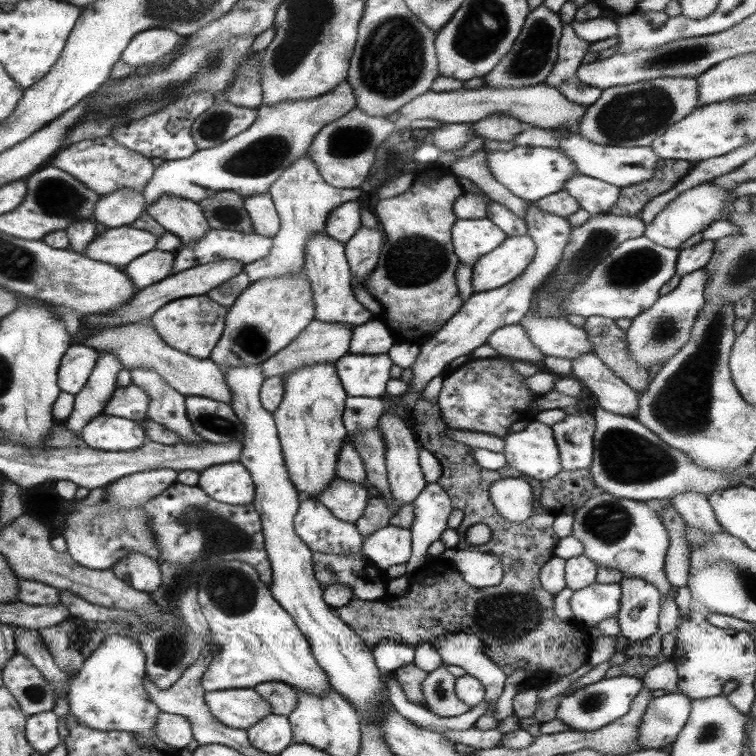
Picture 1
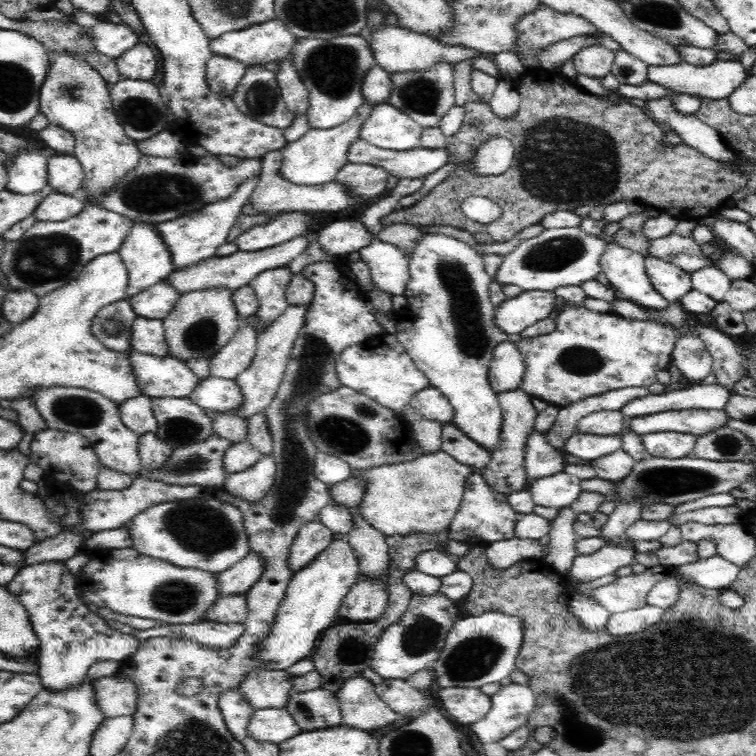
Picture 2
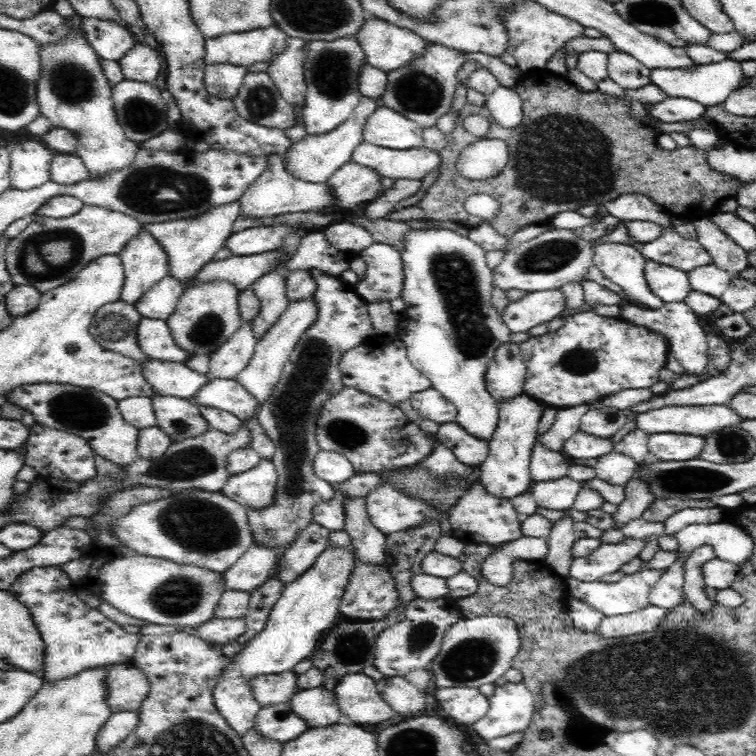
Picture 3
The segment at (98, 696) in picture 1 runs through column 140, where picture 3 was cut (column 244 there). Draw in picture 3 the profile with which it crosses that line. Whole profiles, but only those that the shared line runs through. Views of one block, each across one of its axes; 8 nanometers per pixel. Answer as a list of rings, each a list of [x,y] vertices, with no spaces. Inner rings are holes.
[[[341,546],[328,547],[306,572],[286,584],[270,611],[266,626],[228,665],[214,691],[214,703],[231,730],[241,738],[252,729],[253,721],[261,710],[248,682],[257,674],[292,671],[295,664],[311,658],[320,637],[340,620],[338,608],[356,563],[352,550]]]

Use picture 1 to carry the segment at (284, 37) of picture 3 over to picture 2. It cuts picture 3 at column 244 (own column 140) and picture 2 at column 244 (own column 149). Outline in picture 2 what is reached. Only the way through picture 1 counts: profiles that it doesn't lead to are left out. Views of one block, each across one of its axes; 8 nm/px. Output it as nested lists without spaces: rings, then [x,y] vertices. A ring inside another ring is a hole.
[[[276,17],[242,30],[226,32],[210,42],[210,50],[212,54],[218,53],[218,55],[234,57],[245,65],[264,65],[266,62],[280,62],[289,56],[297,39],[292,32],[288,31],[284,21]]]

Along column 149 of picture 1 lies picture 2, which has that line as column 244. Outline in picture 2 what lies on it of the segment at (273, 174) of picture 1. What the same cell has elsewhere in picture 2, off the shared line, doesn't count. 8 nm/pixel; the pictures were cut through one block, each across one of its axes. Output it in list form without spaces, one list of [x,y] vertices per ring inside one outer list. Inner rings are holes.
[[[261,172],[247,176],[238,184],[236,192],[232,192],[226,200],[216,200],[216,202],[206,204],[204,208],[200,208],[198,212],[192,214],[178,216],[174,220],[158,224],[159,234],[168,245],[168,249],[172,254],[172,261],[175,270],[180,268],[188,268],[190,264],[196,264],[200,260],[215,257],[217,248],[226,244],[226,238],[234,224],[239,220],[244,204],[250,201],[251,194],[258,188]]]

